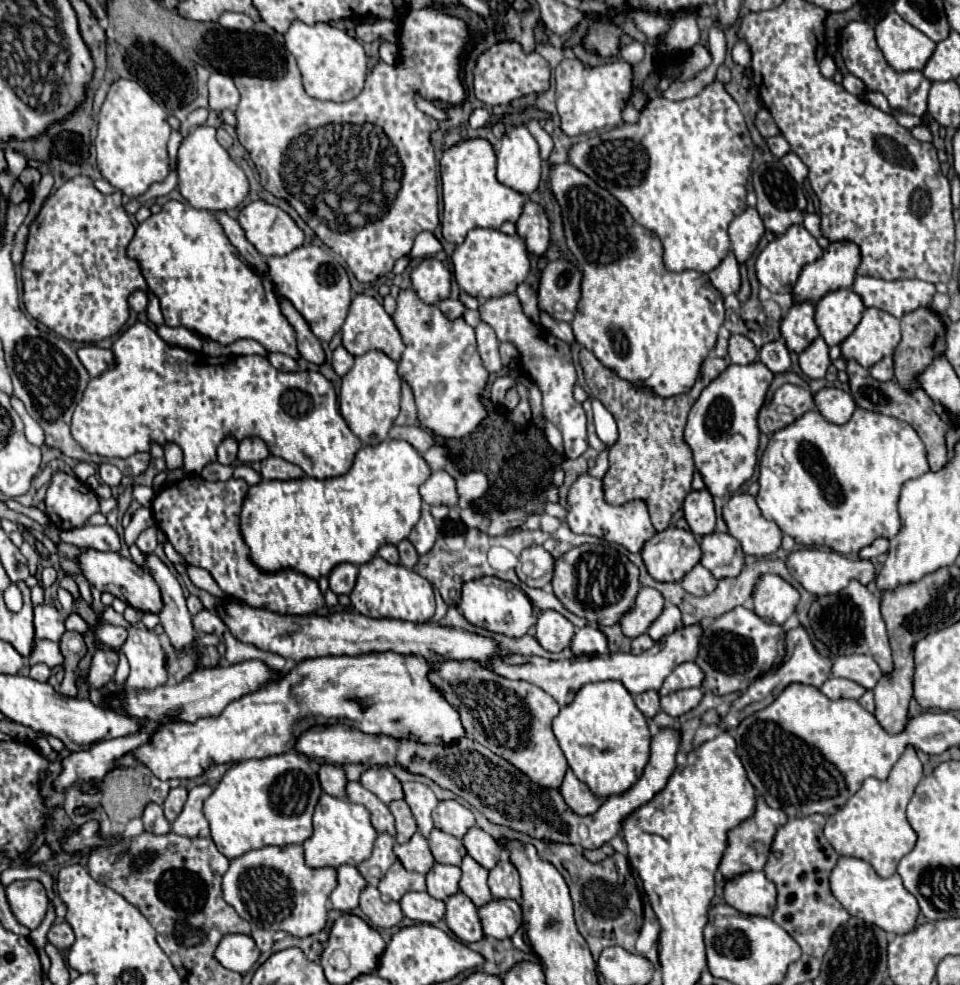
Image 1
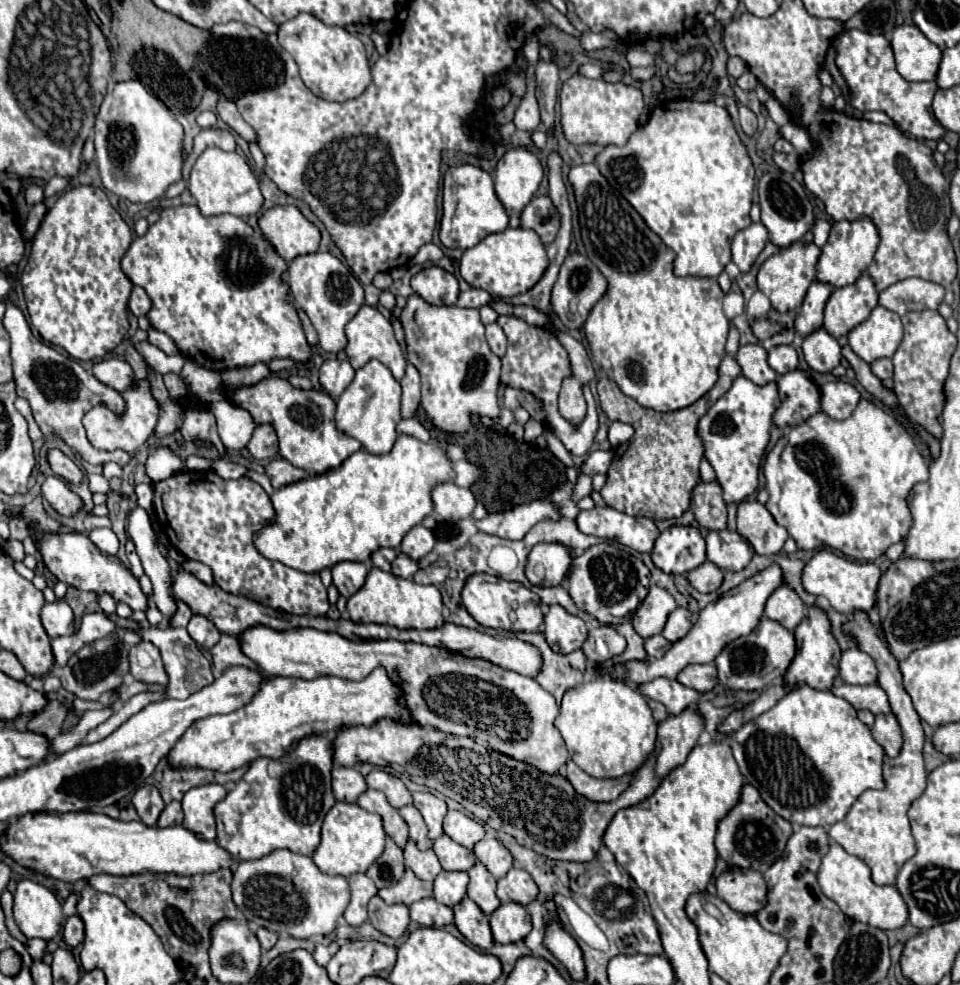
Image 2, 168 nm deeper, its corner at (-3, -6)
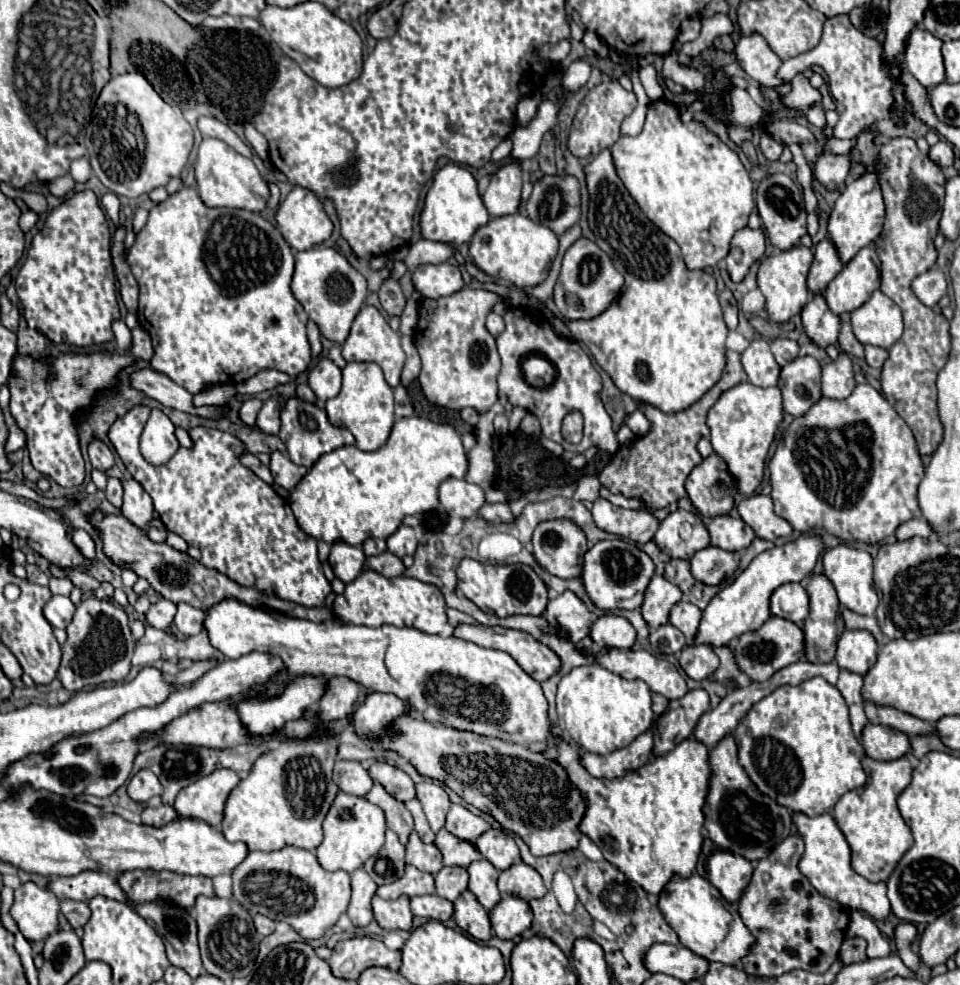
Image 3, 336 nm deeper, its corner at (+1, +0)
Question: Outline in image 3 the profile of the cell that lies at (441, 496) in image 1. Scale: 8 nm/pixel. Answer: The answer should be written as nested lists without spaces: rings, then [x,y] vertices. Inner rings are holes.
[[[448,478],[440,484],[440,502],[450,516],[470,518],[486,504],[486,496],[476,484]]]

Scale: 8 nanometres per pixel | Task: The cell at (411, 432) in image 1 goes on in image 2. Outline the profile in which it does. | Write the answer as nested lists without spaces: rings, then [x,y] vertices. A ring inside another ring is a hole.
[[[408,418],[408,420],[400,420],[400,424],[396,426],[396,432],[398,434],[408,434],[408,436],[414,436],[422,442],[428,442],[430,440],[430,434],[428,430],[416,420],[416,418]]]

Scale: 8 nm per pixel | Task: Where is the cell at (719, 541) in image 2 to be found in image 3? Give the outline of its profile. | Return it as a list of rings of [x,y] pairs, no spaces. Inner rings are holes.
[[[728,514],[712,518],[708,524],[708,532],[710,532],[712,546],[718,546],[730,552],[748,548],[756,536],[754,530],[748,524],[744,524],[742,518],[732,518]]]

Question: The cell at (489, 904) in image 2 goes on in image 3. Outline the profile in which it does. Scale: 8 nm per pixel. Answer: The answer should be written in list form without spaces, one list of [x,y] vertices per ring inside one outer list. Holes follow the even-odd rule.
[[[482,858],[468,866],[468,874],[470,874],[468,890],[474,892],[474,896],[486,910],[492,910],[500,902],[500,892],[496,886],[500,872],[488,860]]]

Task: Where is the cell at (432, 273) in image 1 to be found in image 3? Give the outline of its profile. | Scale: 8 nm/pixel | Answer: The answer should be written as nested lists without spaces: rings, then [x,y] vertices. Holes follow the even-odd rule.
[[[444,262],[444,264],[420,264],[412,274],[412,282],[424,298],[452,296],[464,288],[460,268],[454,264],[448,264],[448,262]]]

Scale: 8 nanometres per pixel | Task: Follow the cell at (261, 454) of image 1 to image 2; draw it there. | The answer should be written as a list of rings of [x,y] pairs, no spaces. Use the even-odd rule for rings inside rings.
[[[258,426],[246,446],[252,454],[252,458],[256,460],[270,460],[276,456],[278,452],[278,440],[276,440],[276,432],[272,426]]]

